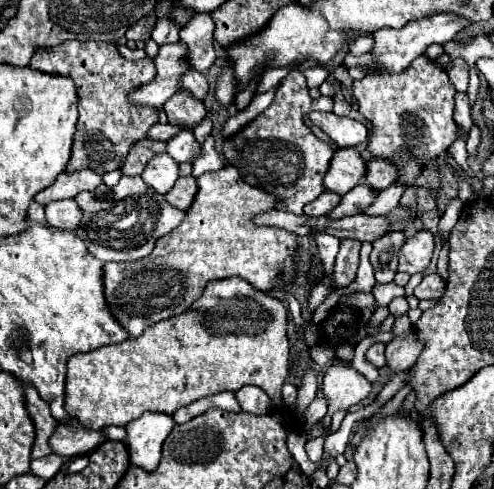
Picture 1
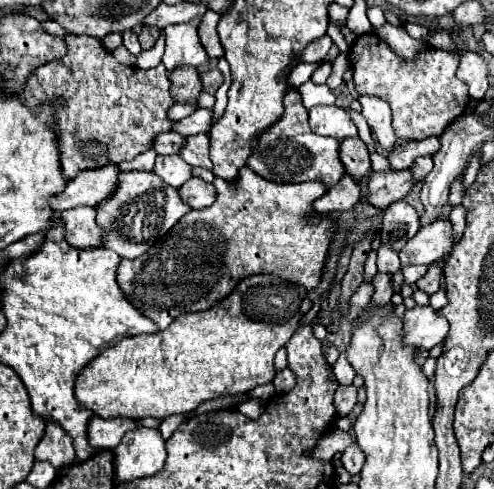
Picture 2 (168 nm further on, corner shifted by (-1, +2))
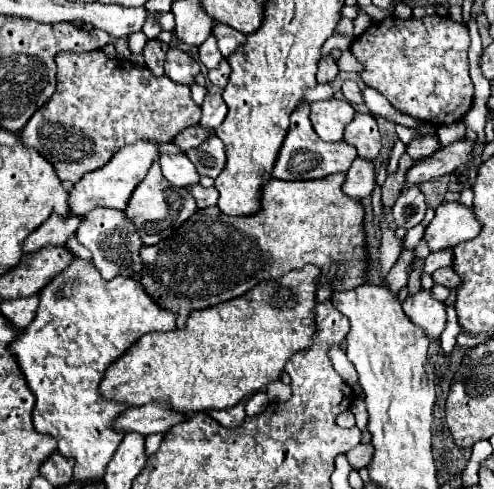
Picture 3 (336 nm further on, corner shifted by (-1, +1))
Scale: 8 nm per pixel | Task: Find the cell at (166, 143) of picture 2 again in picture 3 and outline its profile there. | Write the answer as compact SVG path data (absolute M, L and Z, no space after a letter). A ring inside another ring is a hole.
M190 126L186 130L182 130L176 138L174 138L174 144L178 144L184 152L192 150L192 148L198 148L202 142L206 142L208 136L212 136L214 132L210 130L202 130L202 126Z

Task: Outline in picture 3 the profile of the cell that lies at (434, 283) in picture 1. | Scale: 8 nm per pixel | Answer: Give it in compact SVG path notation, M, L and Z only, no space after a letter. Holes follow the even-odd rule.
M446 266L446 268L440 268L440 270L436 270L434 274L432 274L432 278L434 278L434 282L436 284L444 284L444 286L448 286L448 288L458 288L460 286L460 276L450 268L450 266Z

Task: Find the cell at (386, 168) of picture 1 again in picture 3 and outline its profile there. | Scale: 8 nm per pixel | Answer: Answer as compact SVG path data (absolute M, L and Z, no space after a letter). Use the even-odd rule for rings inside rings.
M426 134L426 136L414 138L414 140L406 146L406 152L408 152L412 158L426 158L426 156L434 154L438 148L440 148L438 136L436 136L436 134Z

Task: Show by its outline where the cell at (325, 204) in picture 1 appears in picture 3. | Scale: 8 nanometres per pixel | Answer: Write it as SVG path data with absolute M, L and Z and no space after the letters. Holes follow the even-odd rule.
M356 158L346 174L346 182L342 186L342 190L346 194L350 194L352 198L366 198L372 194L376 186L376 170L374 170L374 162L366 160L366 158Z

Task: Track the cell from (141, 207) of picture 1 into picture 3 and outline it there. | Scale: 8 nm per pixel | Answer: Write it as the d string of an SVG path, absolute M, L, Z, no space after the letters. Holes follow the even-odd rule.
M154 162L148 170L148 176L136 186L128 208L126 208L126 216L134 220L136 230L142 238L142 242L146 246L150 244L158 244L160 240L168 238L174 230L178 230L194 212L198 210L192 194L186 188L178 188L178 186L170 186L170 182L166 182L166 178L160 172L160 164Z

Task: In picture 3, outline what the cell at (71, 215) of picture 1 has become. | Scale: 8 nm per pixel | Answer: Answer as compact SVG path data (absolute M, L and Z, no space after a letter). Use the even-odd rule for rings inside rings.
M96 208L96 210L88 212L76 232L76 238L82 246L86 246L92 252L92 262L94 262L96 270L102 274L102 278L106 278L106 280L110 280L118 274L134 276L146 266L140 258L140 248L144 244L138 238L134 222L130 222L130 218L126 218L124 212L108 210L108 208Z

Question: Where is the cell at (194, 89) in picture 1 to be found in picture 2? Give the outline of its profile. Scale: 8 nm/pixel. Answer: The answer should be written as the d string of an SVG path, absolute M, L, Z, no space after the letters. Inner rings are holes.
M210 69L210 71L206 71L206 73L200 73L200 81L202 81L202 87L204 87L204 91L206 93L210 93L210 95L214 95L214 91L222 85L222 73L218 71L218 69Z

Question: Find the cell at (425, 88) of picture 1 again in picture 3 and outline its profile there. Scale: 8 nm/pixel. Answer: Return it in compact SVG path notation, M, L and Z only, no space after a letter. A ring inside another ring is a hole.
M434 14L406 20L384 18L356 38L350 50L366 66L360 72L366 86L384 94L396 110L442 126L462 120L472 106L474 84L468 76L468 48L468 28Z

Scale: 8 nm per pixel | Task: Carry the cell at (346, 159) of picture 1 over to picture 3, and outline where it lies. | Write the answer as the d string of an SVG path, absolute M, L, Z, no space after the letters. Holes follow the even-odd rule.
M356 114L344 130L344 140L358 148L358 156L376 160L380 154L380 130L372 114Z

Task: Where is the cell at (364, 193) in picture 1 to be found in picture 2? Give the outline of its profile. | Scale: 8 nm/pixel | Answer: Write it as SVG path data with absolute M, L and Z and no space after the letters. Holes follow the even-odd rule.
M408 169L390 171L390 173L372 173L368 179L366 203L370 203L376 209L386 209L394 201L402 199L412 185L414 185L414 179Z

